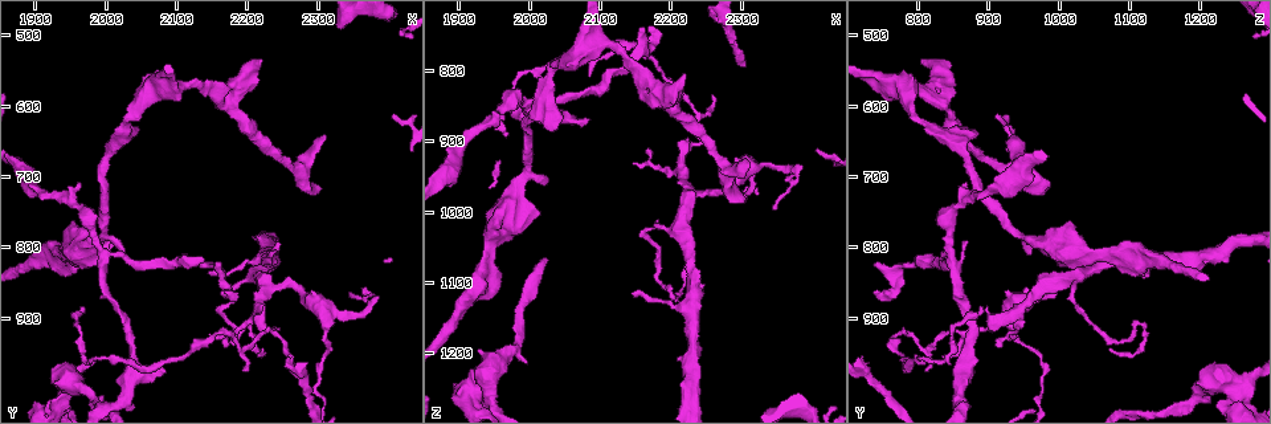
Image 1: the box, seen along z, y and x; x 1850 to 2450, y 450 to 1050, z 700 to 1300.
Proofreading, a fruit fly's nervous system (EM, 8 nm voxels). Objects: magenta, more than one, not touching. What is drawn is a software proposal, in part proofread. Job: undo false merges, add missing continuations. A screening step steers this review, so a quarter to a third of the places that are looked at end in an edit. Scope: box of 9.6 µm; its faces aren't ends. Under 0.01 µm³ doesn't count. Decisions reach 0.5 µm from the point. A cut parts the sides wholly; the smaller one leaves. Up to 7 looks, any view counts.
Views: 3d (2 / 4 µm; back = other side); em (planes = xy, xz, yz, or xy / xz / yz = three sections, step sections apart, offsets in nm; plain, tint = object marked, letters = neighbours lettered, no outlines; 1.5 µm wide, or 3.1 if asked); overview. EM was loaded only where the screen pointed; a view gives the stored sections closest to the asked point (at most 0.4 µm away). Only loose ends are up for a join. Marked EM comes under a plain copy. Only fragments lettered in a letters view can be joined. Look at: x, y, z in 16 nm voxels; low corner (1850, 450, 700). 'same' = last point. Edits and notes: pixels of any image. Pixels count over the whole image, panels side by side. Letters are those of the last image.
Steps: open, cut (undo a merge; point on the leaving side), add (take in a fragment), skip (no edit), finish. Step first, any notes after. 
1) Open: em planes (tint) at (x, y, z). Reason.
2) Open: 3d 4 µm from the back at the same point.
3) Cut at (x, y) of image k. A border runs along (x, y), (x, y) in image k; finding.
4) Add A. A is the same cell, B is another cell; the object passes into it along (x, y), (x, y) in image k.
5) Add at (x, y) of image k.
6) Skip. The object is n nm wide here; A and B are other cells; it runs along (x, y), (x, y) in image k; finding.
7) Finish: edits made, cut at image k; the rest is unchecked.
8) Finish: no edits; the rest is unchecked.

Open: em planes (letters) at (2020, 640, 885). Free end.

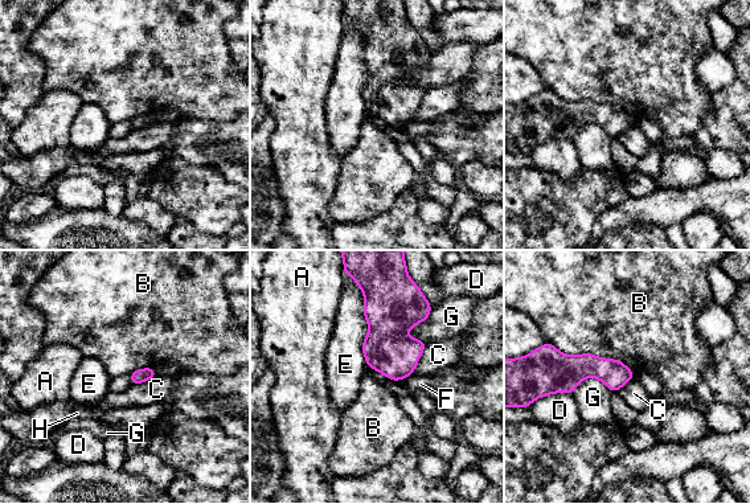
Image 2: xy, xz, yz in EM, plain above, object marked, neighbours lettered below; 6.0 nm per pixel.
Skip. The longest contact is with B, 550 nm; A, B, C, D, E, F, G and H are other cells; a border runs along (552, 344), (618, 359), (634, 375) in image 2; none of them fits.

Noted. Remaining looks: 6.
Open: 3d 2 µm at (2150, 575, 805). A fork.

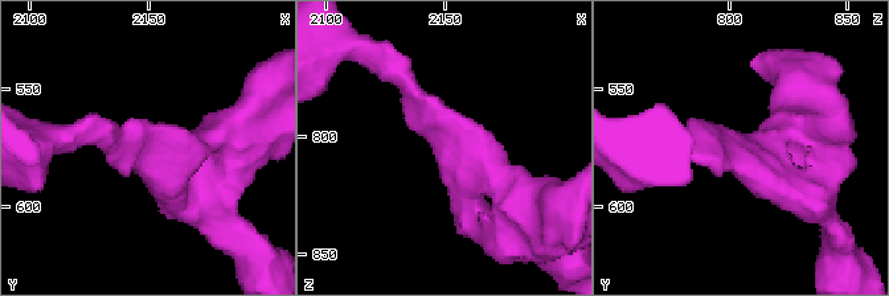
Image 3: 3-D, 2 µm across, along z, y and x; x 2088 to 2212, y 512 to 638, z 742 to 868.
Open: em planes (tint) at (2154, 578, 803). 3 arms meet here; the arms are 170, 240, 340 nm wide.

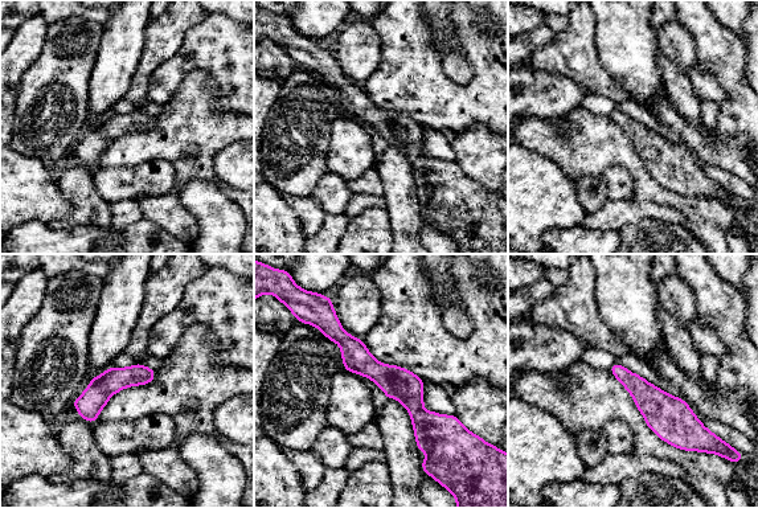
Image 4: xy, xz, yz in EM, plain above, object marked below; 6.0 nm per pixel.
Open: em planes (letters) at the same point. See the neighbours.

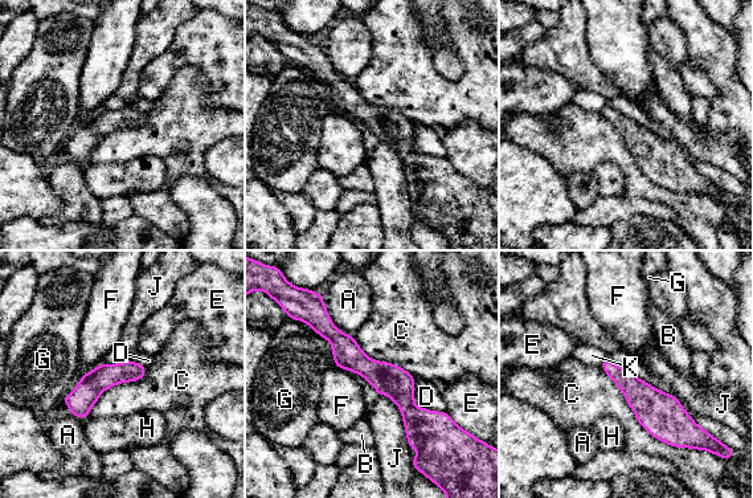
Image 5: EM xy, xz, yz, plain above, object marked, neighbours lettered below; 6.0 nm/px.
Skip. A, B, C, D, E, F, G, H, J and K are other cells; all the same neuron.

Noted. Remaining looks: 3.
Open: 3d 4 µm at (2305, 885, 935). Three-way junction.

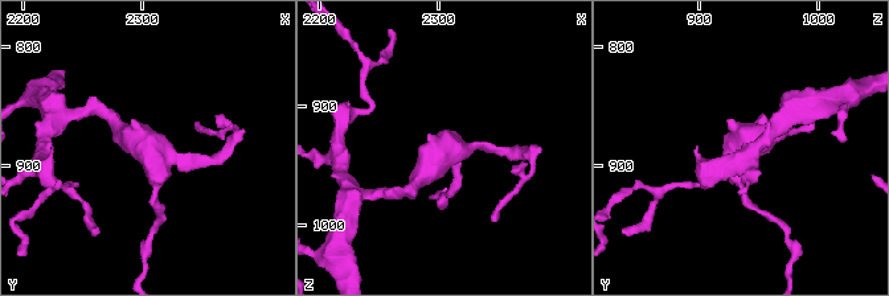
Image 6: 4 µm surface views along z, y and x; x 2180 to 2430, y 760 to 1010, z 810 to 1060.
Open: em planes (letters) at (2308, 888, 934). 3 arms meet here; need the tissue.

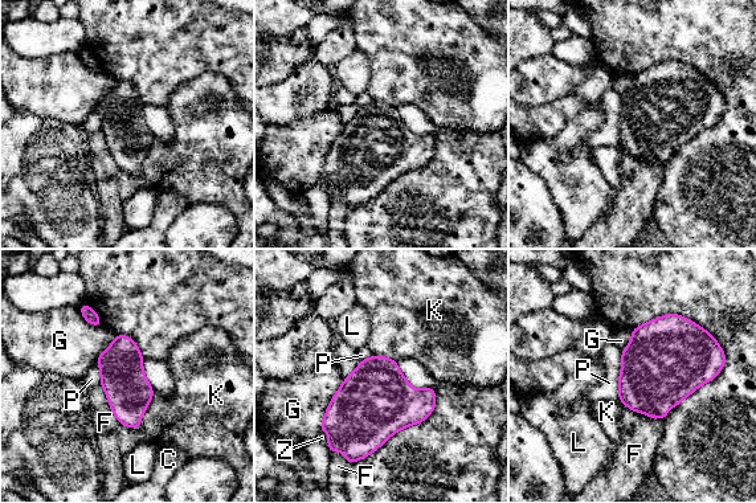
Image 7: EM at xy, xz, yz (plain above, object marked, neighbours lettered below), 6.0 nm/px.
Skip. C, F, G, K, L, P and Z are other cells; a border runs along (321, 429), (331, 452) in image 7; continuous, no second neuron.

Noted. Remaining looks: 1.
Finish: no edits; the rest is unchecked.

